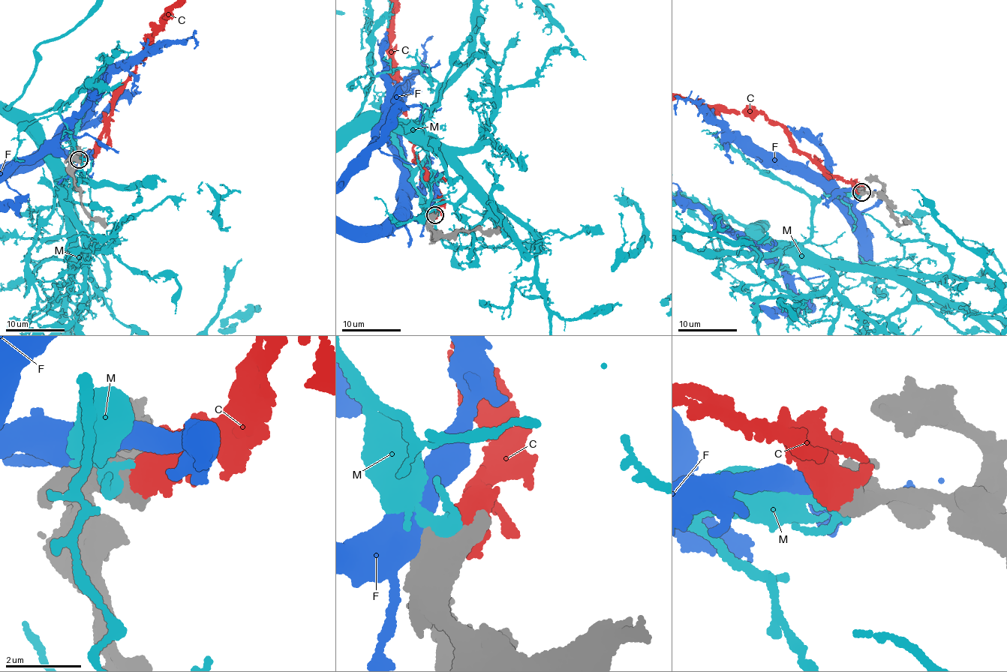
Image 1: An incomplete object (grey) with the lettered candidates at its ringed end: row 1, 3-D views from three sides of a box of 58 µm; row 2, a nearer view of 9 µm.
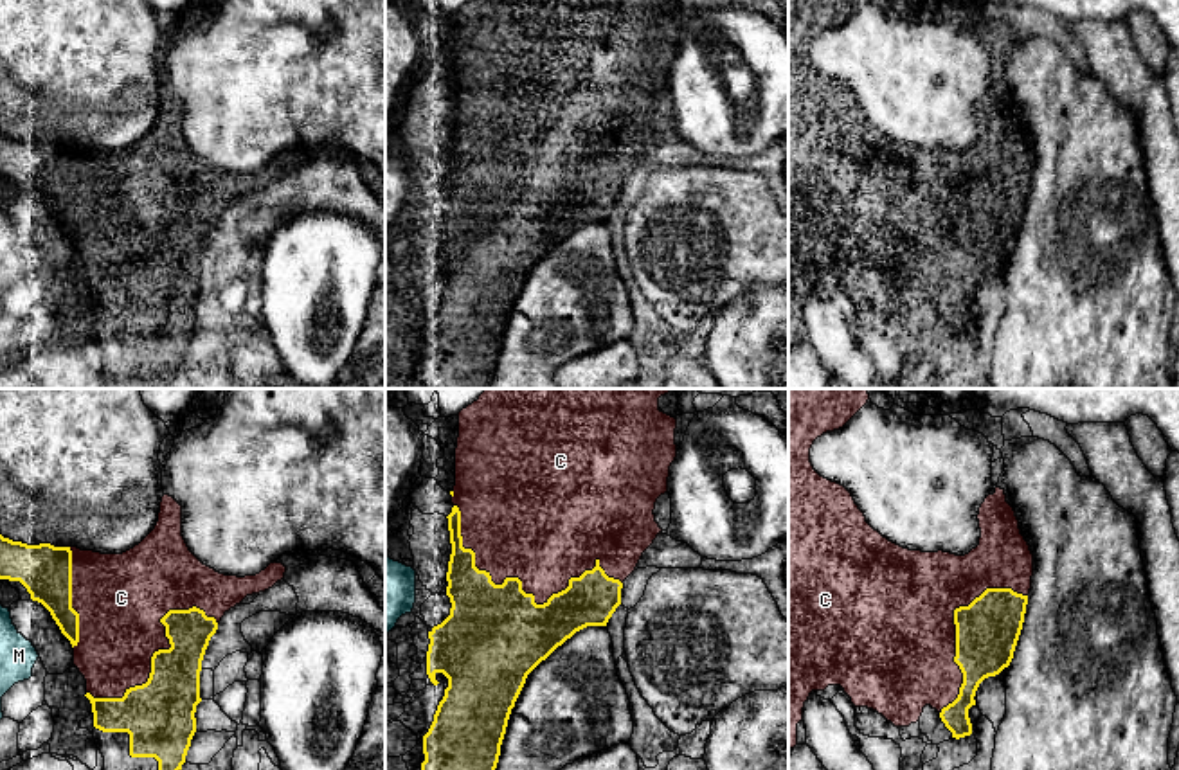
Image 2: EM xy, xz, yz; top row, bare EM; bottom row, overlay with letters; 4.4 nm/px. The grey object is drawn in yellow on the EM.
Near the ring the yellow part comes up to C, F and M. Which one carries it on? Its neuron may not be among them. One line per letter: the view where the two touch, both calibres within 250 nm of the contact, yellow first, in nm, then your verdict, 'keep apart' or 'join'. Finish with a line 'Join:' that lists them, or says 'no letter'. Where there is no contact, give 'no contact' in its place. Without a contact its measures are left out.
C: xz | 440/460 nm | join
F: no contact | keep apart
M: no contact | keep apart
Join: C

